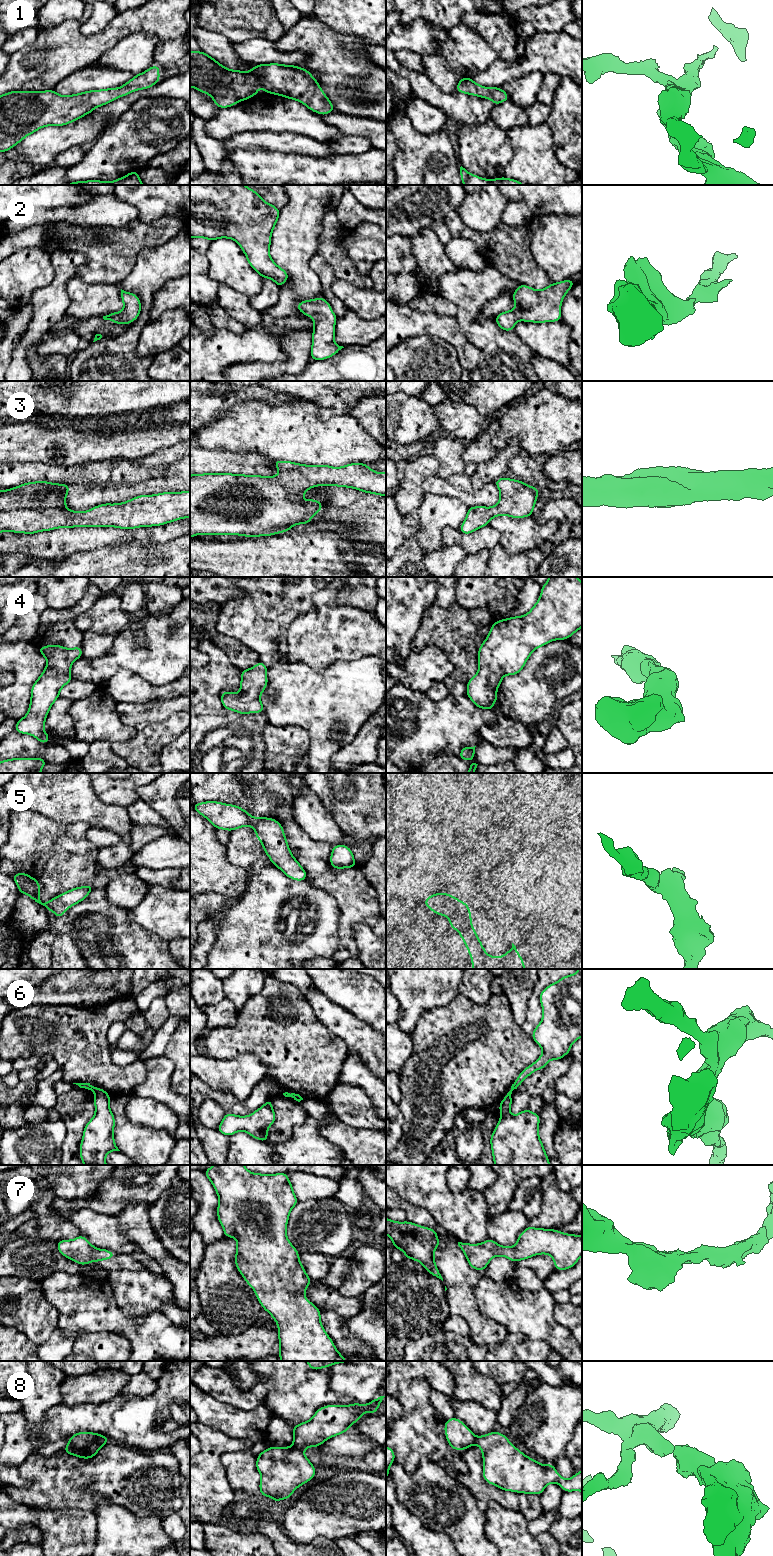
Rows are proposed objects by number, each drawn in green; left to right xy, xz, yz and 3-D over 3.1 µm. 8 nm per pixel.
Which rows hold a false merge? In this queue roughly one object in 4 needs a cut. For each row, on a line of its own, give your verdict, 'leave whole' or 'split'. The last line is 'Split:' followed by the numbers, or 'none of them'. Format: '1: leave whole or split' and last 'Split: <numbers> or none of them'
1: leave whole
2: leave whole
3: leave whole
4: leave whole
5: leave whole
6: split
7: leave whole
8: split
Split: 6, 8

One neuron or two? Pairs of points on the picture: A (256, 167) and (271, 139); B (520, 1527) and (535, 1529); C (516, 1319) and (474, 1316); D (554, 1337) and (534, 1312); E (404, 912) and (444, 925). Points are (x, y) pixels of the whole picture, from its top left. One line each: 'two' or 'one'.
A: two
B: two
C: two
D: one
E: one

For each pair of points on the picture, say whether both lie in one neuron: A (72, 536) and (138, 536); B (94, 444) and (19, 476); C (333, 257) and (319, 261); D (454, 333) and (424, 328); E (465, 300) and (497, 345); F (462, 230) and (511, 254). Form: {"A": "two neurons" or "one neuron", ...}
{"A": "one neuron", "B": "two neurons", "C": "two neurons", "D": "one neuron", "E": "one neuron", "F": "one neuron"}

